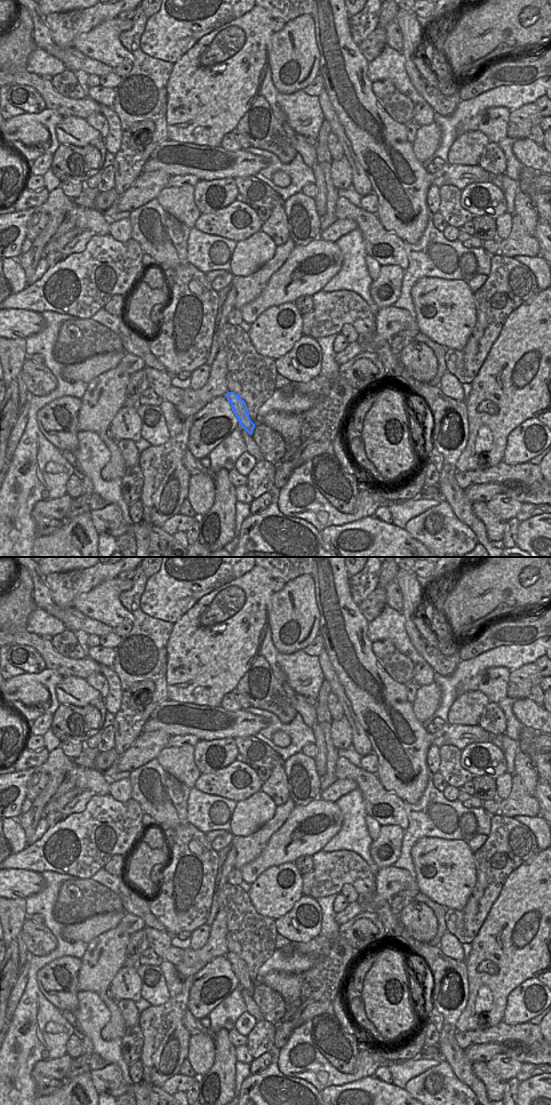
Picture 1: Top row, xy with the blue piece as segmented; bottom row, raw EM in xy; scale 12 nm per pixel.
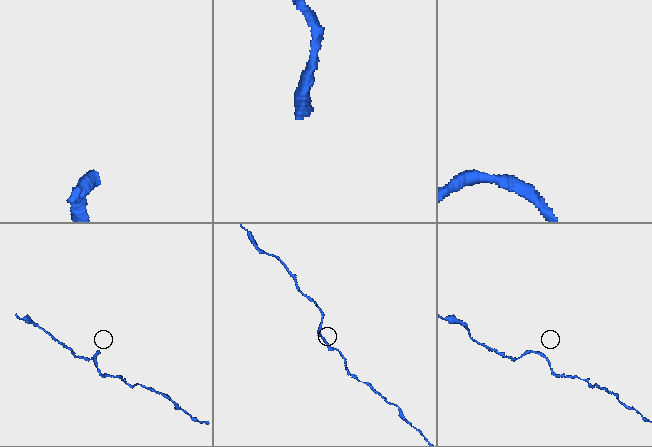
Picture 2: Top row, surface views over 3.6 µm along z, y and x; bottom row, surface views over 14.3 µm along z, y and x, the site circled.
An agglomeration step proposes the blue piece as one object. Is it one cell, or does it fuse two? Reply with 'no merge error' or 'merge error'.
no merge error

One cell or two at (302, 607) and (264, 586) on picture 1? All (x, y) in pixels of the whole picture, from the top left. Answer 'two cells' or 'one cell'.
two cells

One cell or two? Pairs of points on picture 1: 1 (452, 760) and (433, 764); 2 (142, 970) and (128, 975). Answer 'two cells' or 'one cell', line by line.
1: two cells
2: two cells

